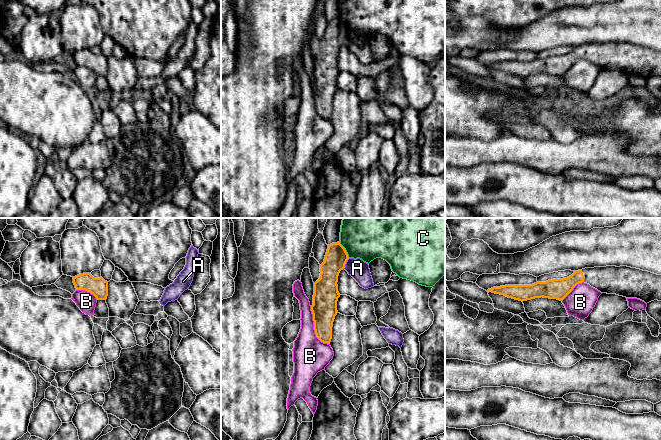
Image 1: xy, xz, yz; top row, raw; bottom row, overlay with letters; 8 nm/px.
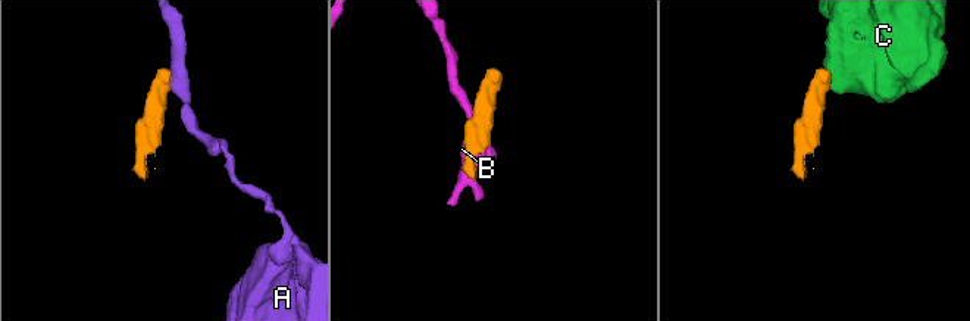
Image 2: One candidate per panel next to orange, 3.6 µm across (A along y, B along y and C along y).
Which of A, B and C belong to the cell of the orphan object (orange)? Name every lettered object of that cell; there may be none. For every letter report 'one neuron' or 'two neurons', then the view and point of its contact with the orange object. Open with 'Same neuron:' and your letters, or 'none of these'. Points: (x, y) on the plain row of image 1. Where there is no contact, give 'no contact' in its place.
Same neuron: none of these
A: two neurons | xz (345, 39)
B: two neurons | xz (314, 104)
C: two neurons | xz (345, 26)

